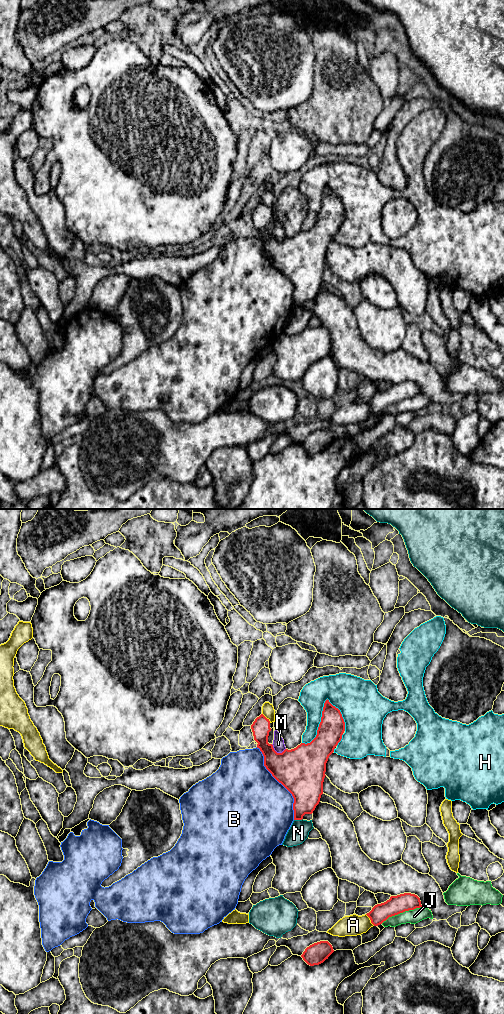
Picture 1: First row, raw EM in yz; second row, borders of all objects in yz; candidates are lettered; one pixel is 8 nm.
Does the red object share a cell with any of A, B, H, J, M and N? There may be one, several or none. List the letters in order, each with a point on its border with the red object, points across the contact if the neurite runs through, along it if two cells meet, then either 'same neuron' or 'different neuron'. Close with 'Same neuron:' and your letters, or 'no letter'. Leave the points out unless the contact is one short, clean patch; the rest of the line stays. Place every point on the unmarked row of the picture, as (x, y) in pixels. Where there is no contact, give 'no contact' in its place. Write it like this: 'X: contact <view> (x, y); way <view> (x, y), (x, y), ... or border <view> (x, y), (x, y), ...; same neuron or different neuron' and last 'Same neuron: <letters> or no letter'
A: contact yz (370, 407); different neuron
B: contact yz (280, 270); different neuron
H: contact yz (319, 212); different neuron
J: contact yz (401, 400); different neuron
M: contact yz (276, 240); different neuron
N: contact yz (298, 307); different neuron
Same neuron: no letter

